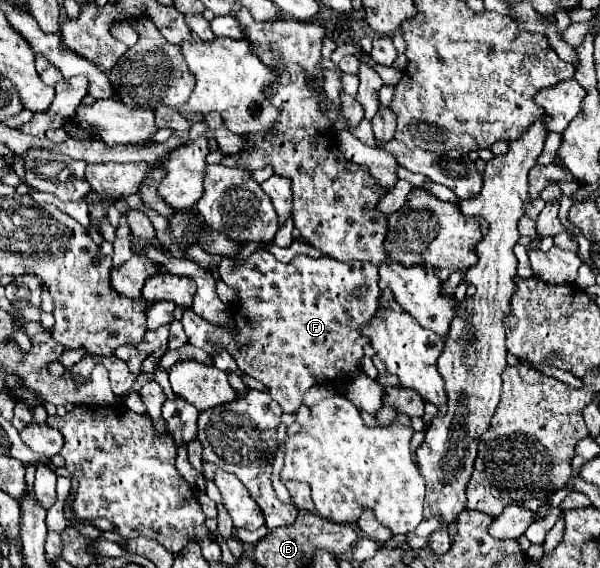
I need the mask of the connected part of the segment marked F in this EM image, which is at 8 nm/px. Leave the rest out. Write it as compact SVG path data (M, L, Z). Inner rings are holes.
M253 252L243 264L235 266L233 258L221 262L219 268L221 280L239 290L241 306L235 312L235 332L225 332L225 328L213 326L207 320L199 318L193 310L183 312L183 328L193 346L213 352L217 346L225 348L235 360L237 366L247 374L257 378L269 392L269 396L283 408L287 414L297 414L303 404L303 394L311 386L327 386L331 382L341 384L343 396L351 400L361 412L375 416L383 406L383 388L377 380L369 378L361 370L361 360L365 356L363 346L369 342L361 332L359 324L367 324L375 314L379 300L379 270L371 262L339 262L329 256L311 258L307 254L297 254L289 264L275 260L269 252ZM363 288L363 300L355 300L351 292Z

